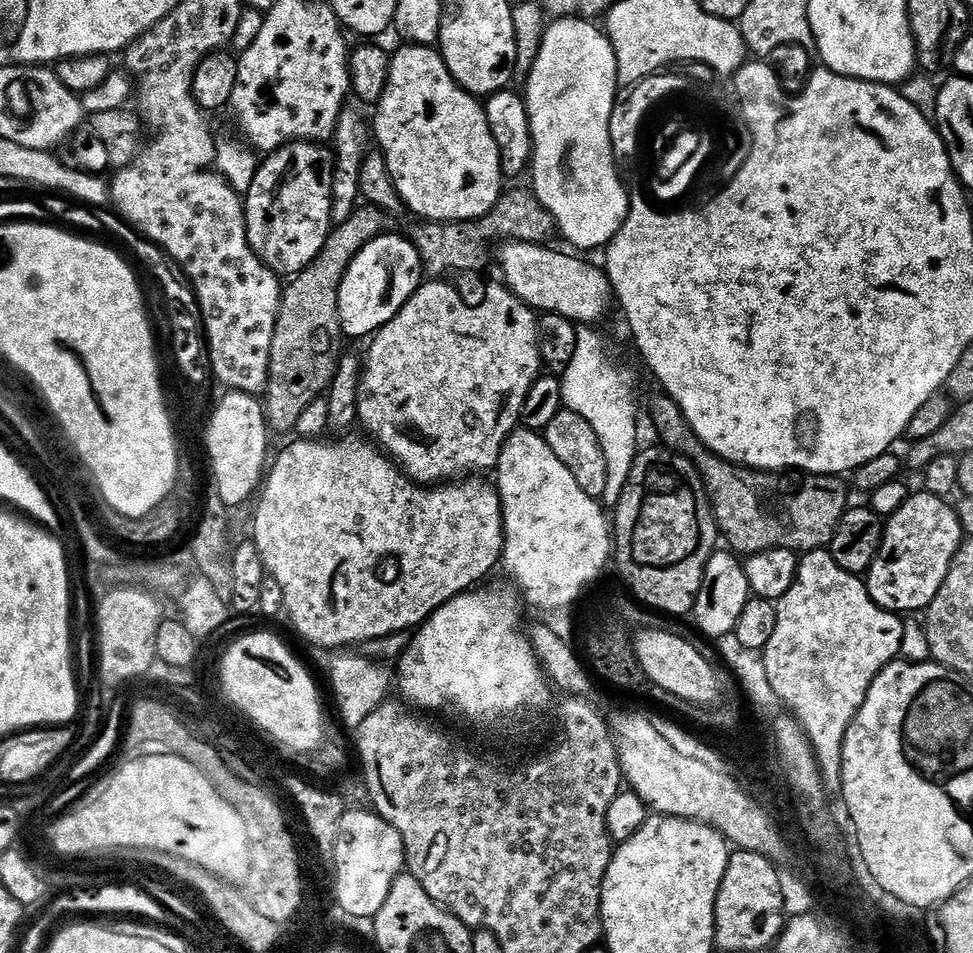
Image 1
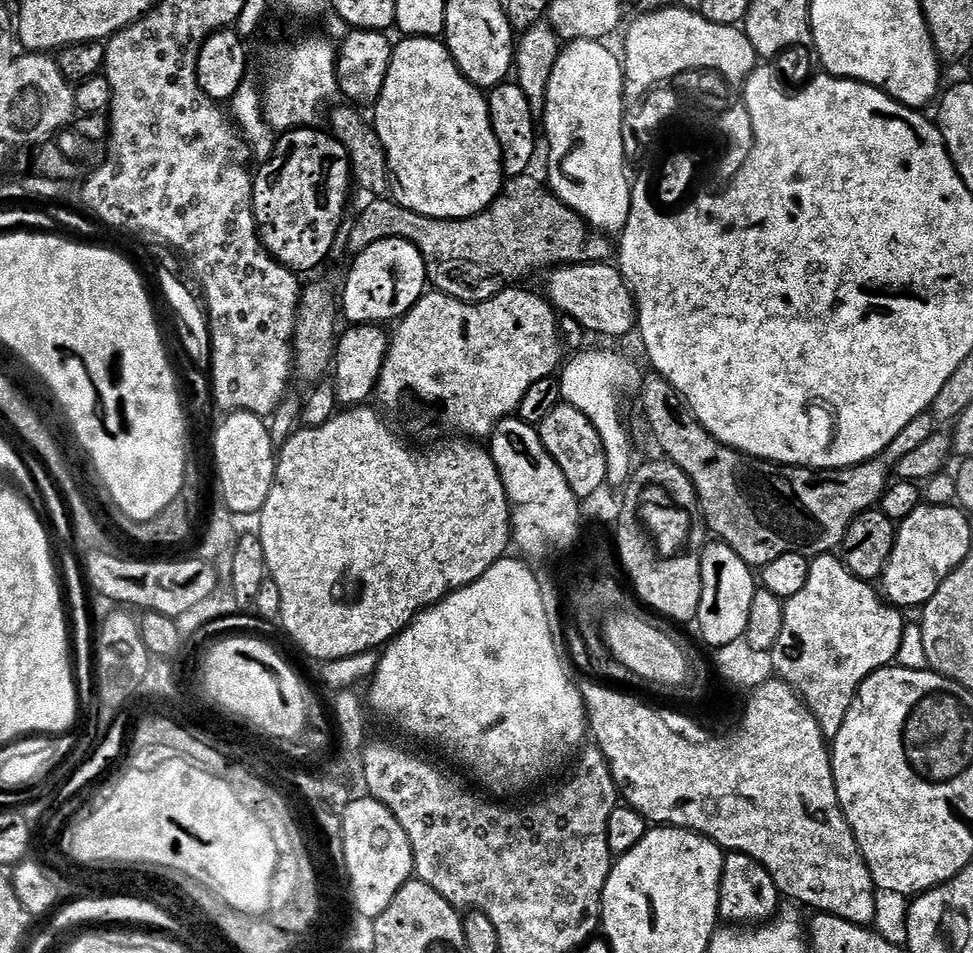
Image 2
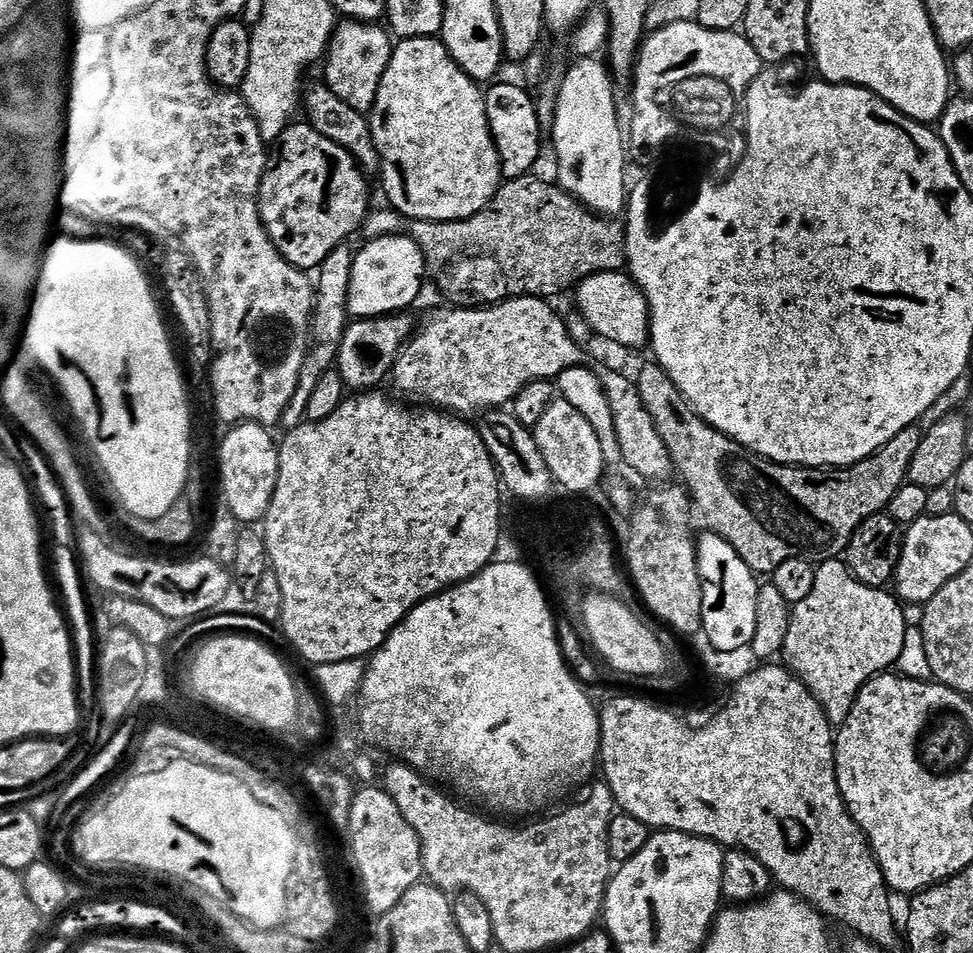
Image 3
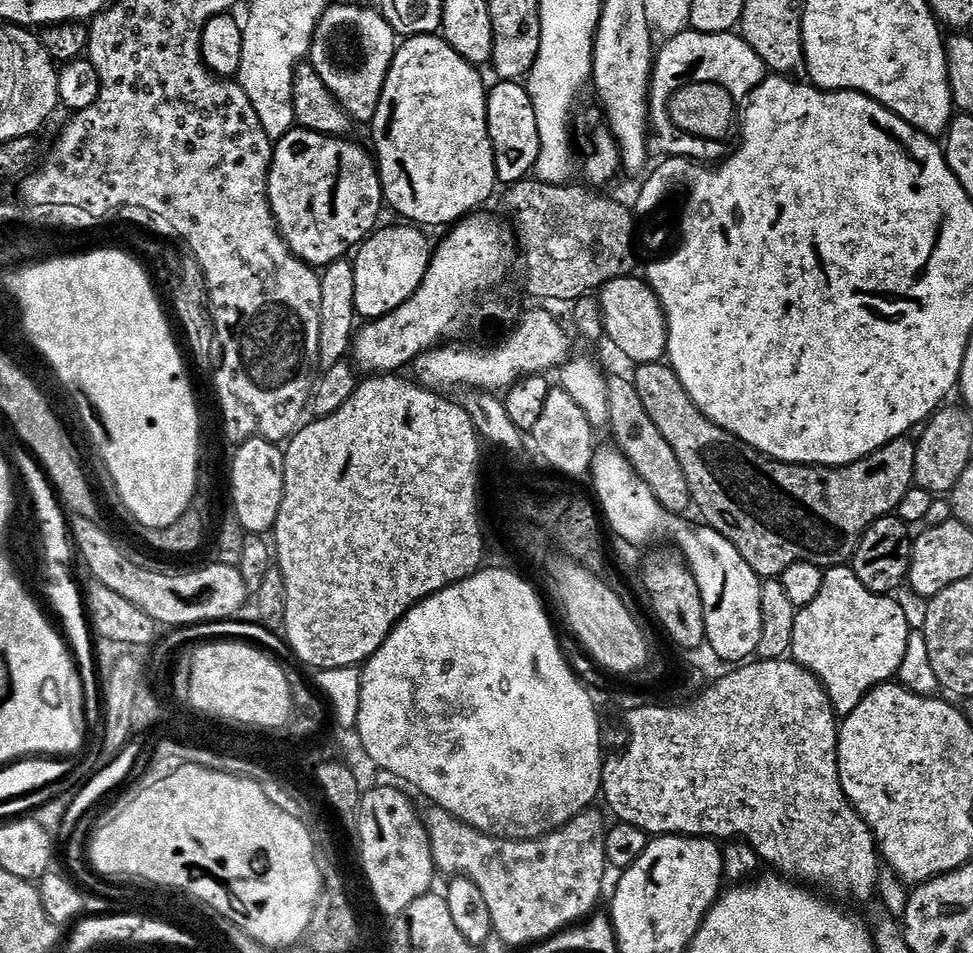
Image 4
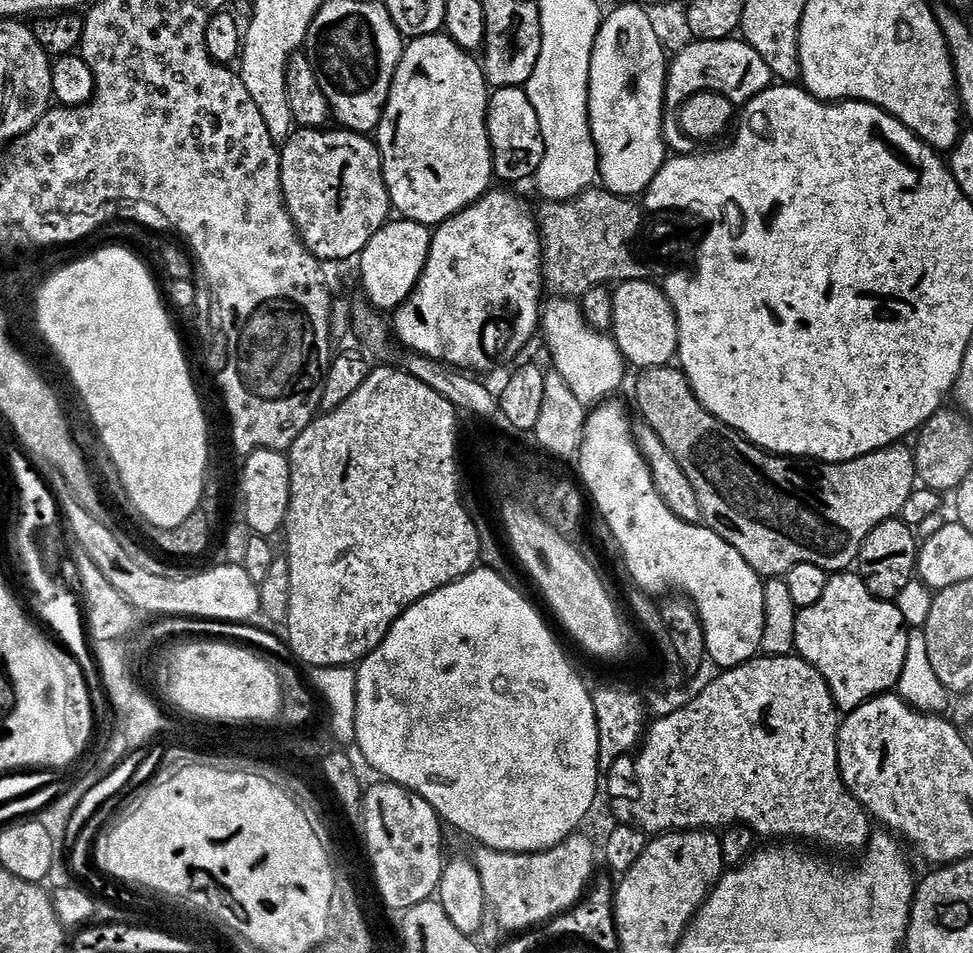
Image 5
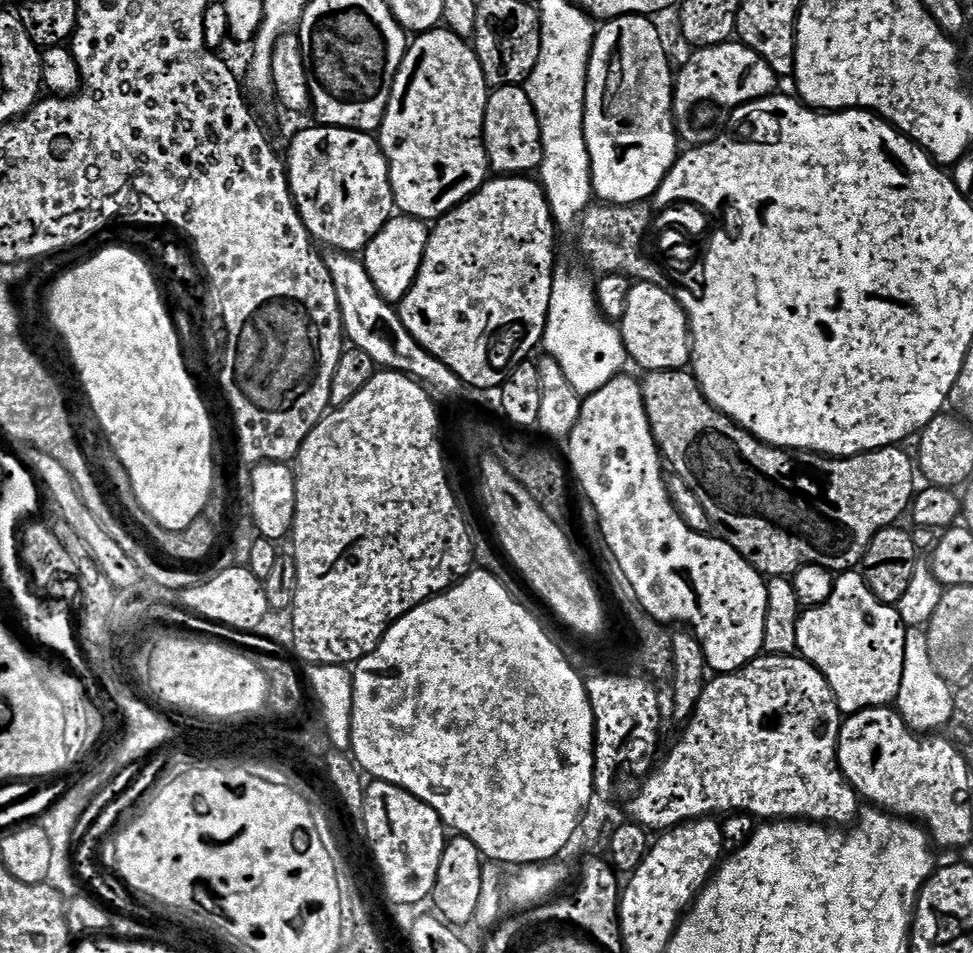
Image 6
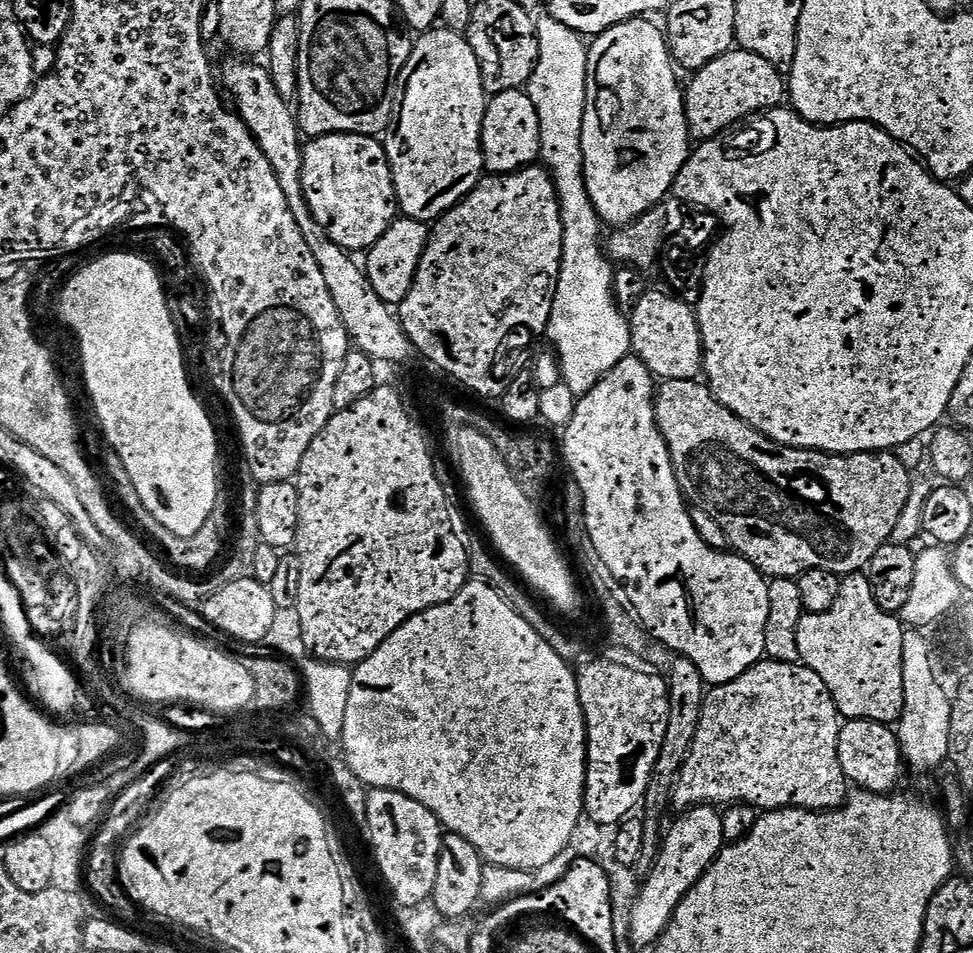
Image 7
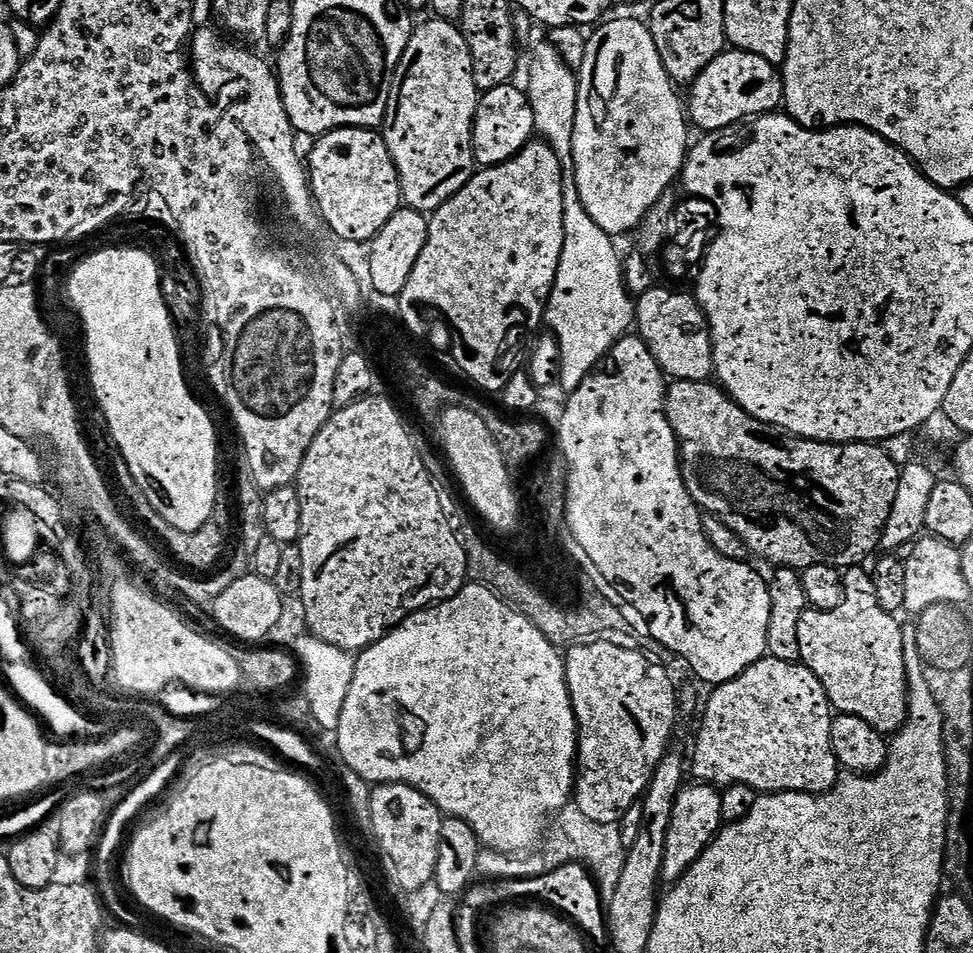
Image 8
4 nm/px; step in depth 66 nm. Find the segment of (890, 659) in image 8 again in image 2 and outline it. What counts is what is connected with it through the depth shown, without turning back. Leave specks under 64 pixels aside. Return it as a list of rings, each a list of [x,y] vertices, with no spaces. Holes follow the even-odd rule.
[[[825,554],[817,556],[810,563],[810,578],[806,578],[806,586],[802,586],[802,590],[798,594],[794,594],[789,600],[783,601],[784,621],[782,622],[782,630],[778,636],[778,640],[771,648],[774,660],[775,675],[783,680],[785,684],[794,689],[808,705],[809,712],[820,722],[820,727],[824,729],[825,737],[835,738],[840,733],[844,721],[848,715],[844,713],[844,709],[851,709],[848,706],[849,699],[855,699],[857,696],[852,693],[854,686],[858,684],[860,678],[854,676],[862,676],[862,674],[854,674],[854,672],[846,672],[842,670],[844,664],[840,662],[842,658],[838,658],[838,654],[842,656],[842,652],[850,652],[850,650],[842,650],[842,642],[834,646],[834,630],[828,630],[830,622],[838,624],[836,626],[836,636],[842,636],[838,632],[840,630],[840,622],[848,620],[848,616],[852,614],[860,614],[866,616],[862,612],[868,612],[868,616],[876,616],[876,620],[882,622],[886,620],[886,628],[890,628],[890,634],[884,636],[894,636],[894,654],[896,657],[900,655],[900,647],[902,646],[902,638],[906,623],[903,615],[891,604],[882,599],[881,593],[876,592],[871,583],[866,580],[860,580],[849,570],[843,559],[838,558],[836,554]],[[870,612],[888,612],[888,614],[870,614]],[[822,618],[826,618],[826,630],[820,630]],[[836,654],[836,658],[834,658]],[[830,662],[830,664],[828,664]]]

